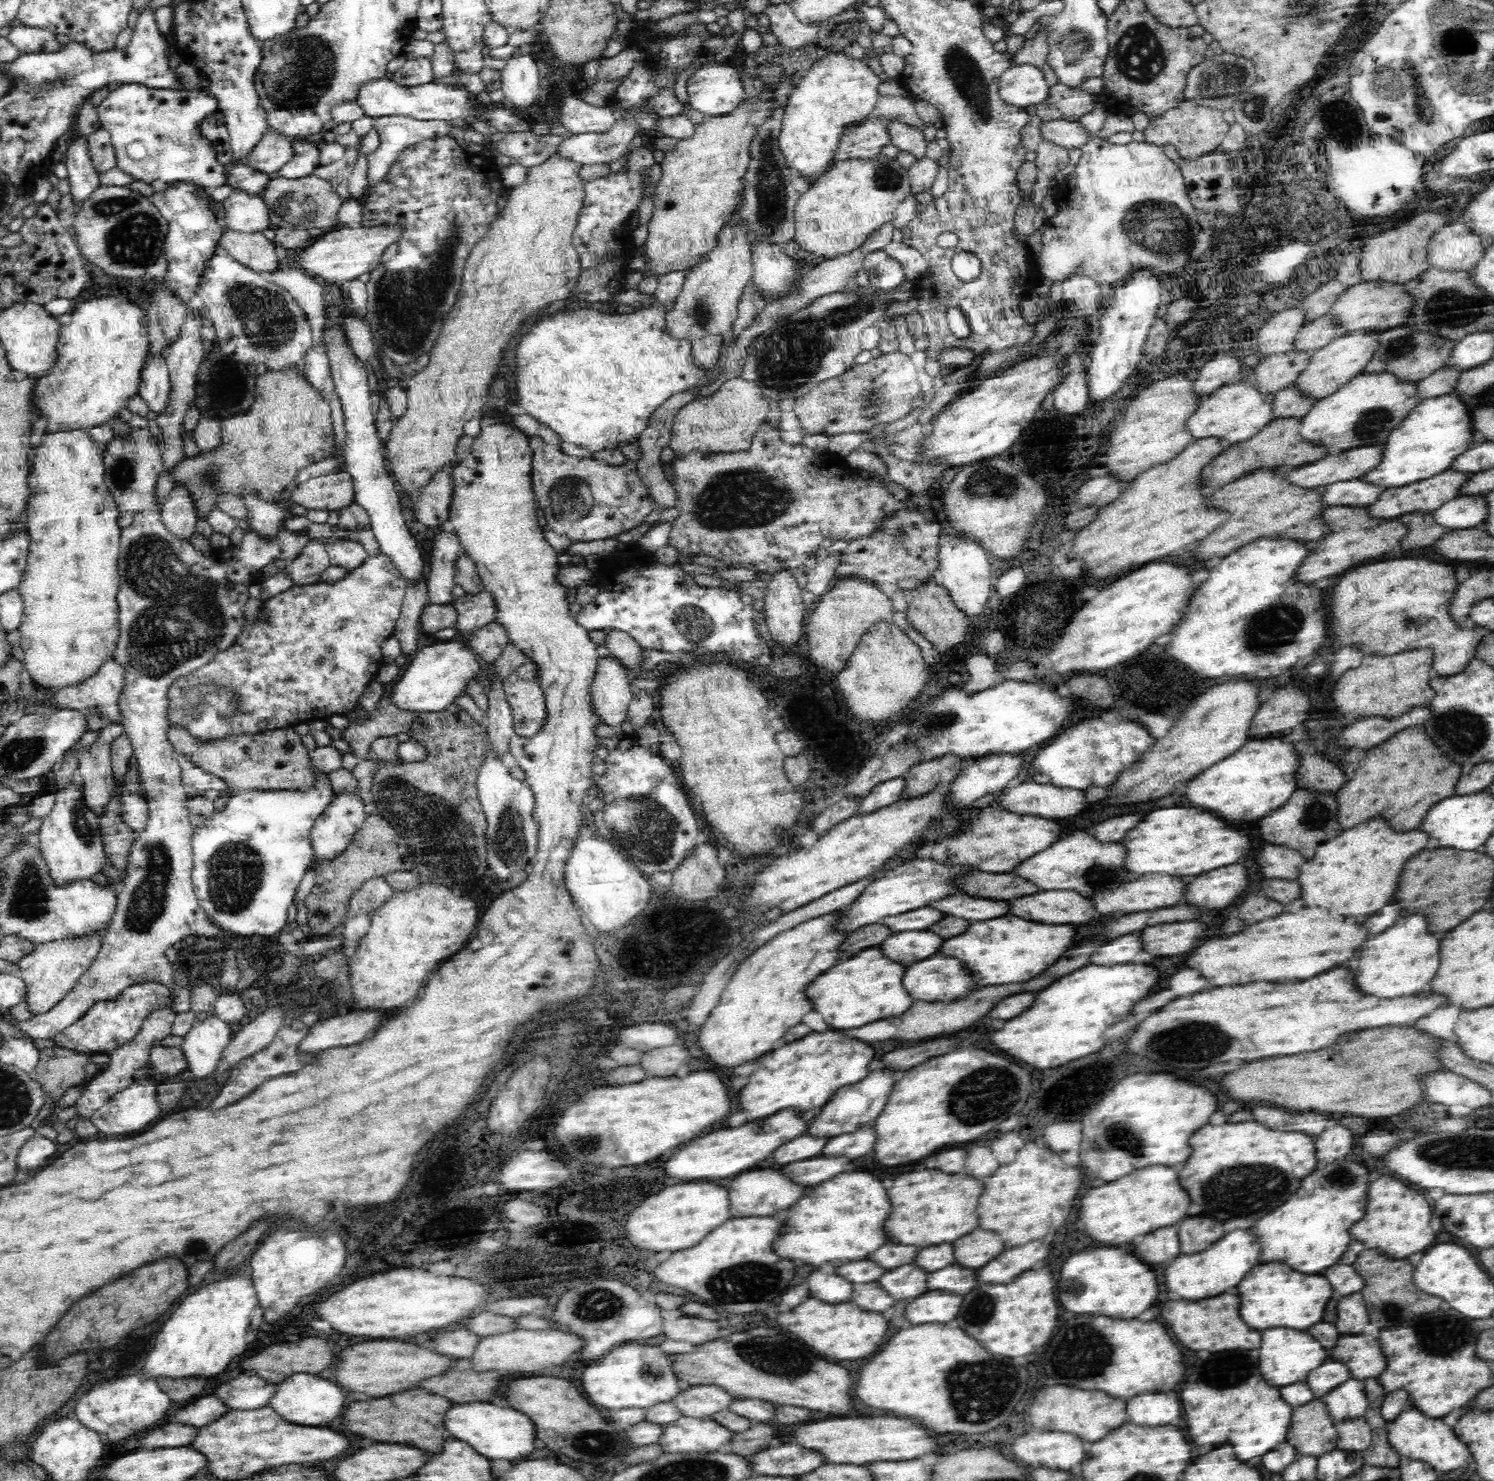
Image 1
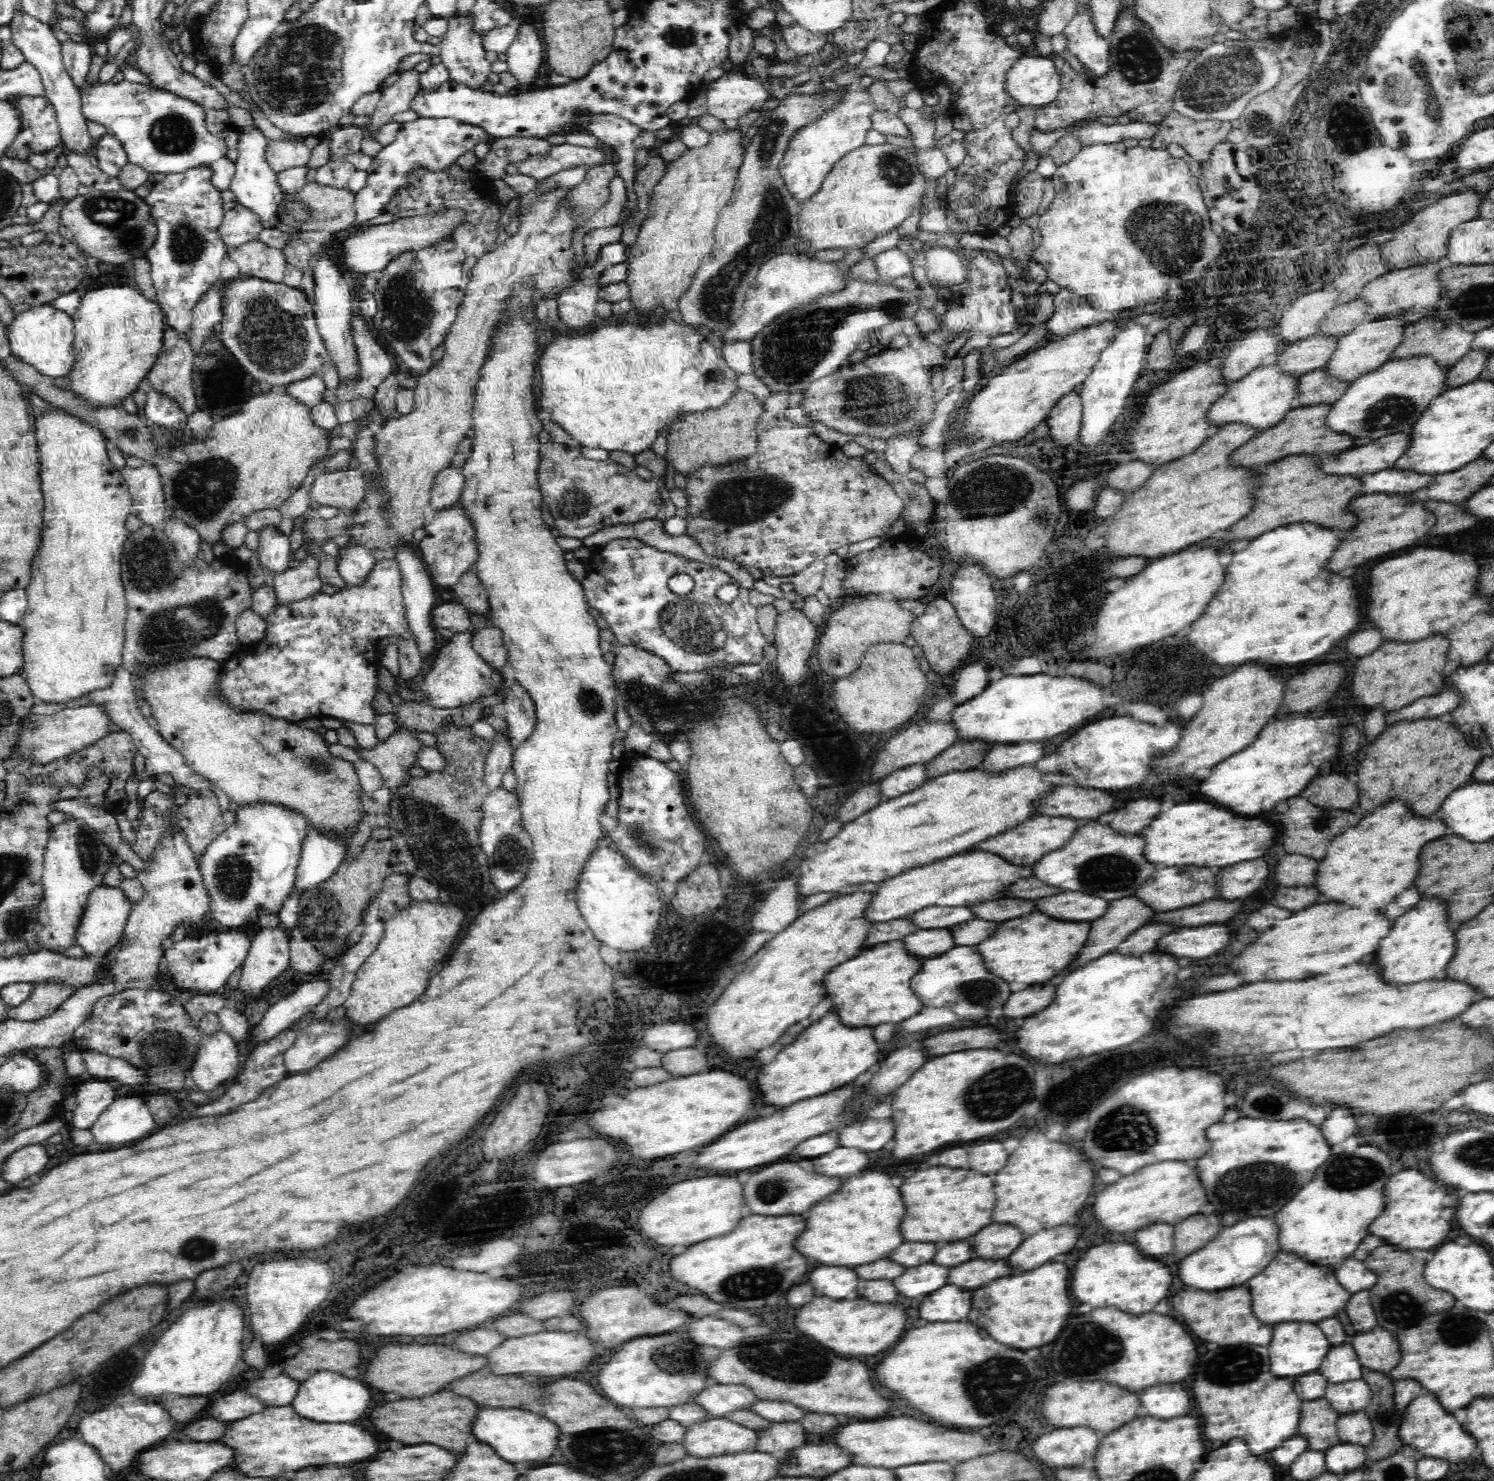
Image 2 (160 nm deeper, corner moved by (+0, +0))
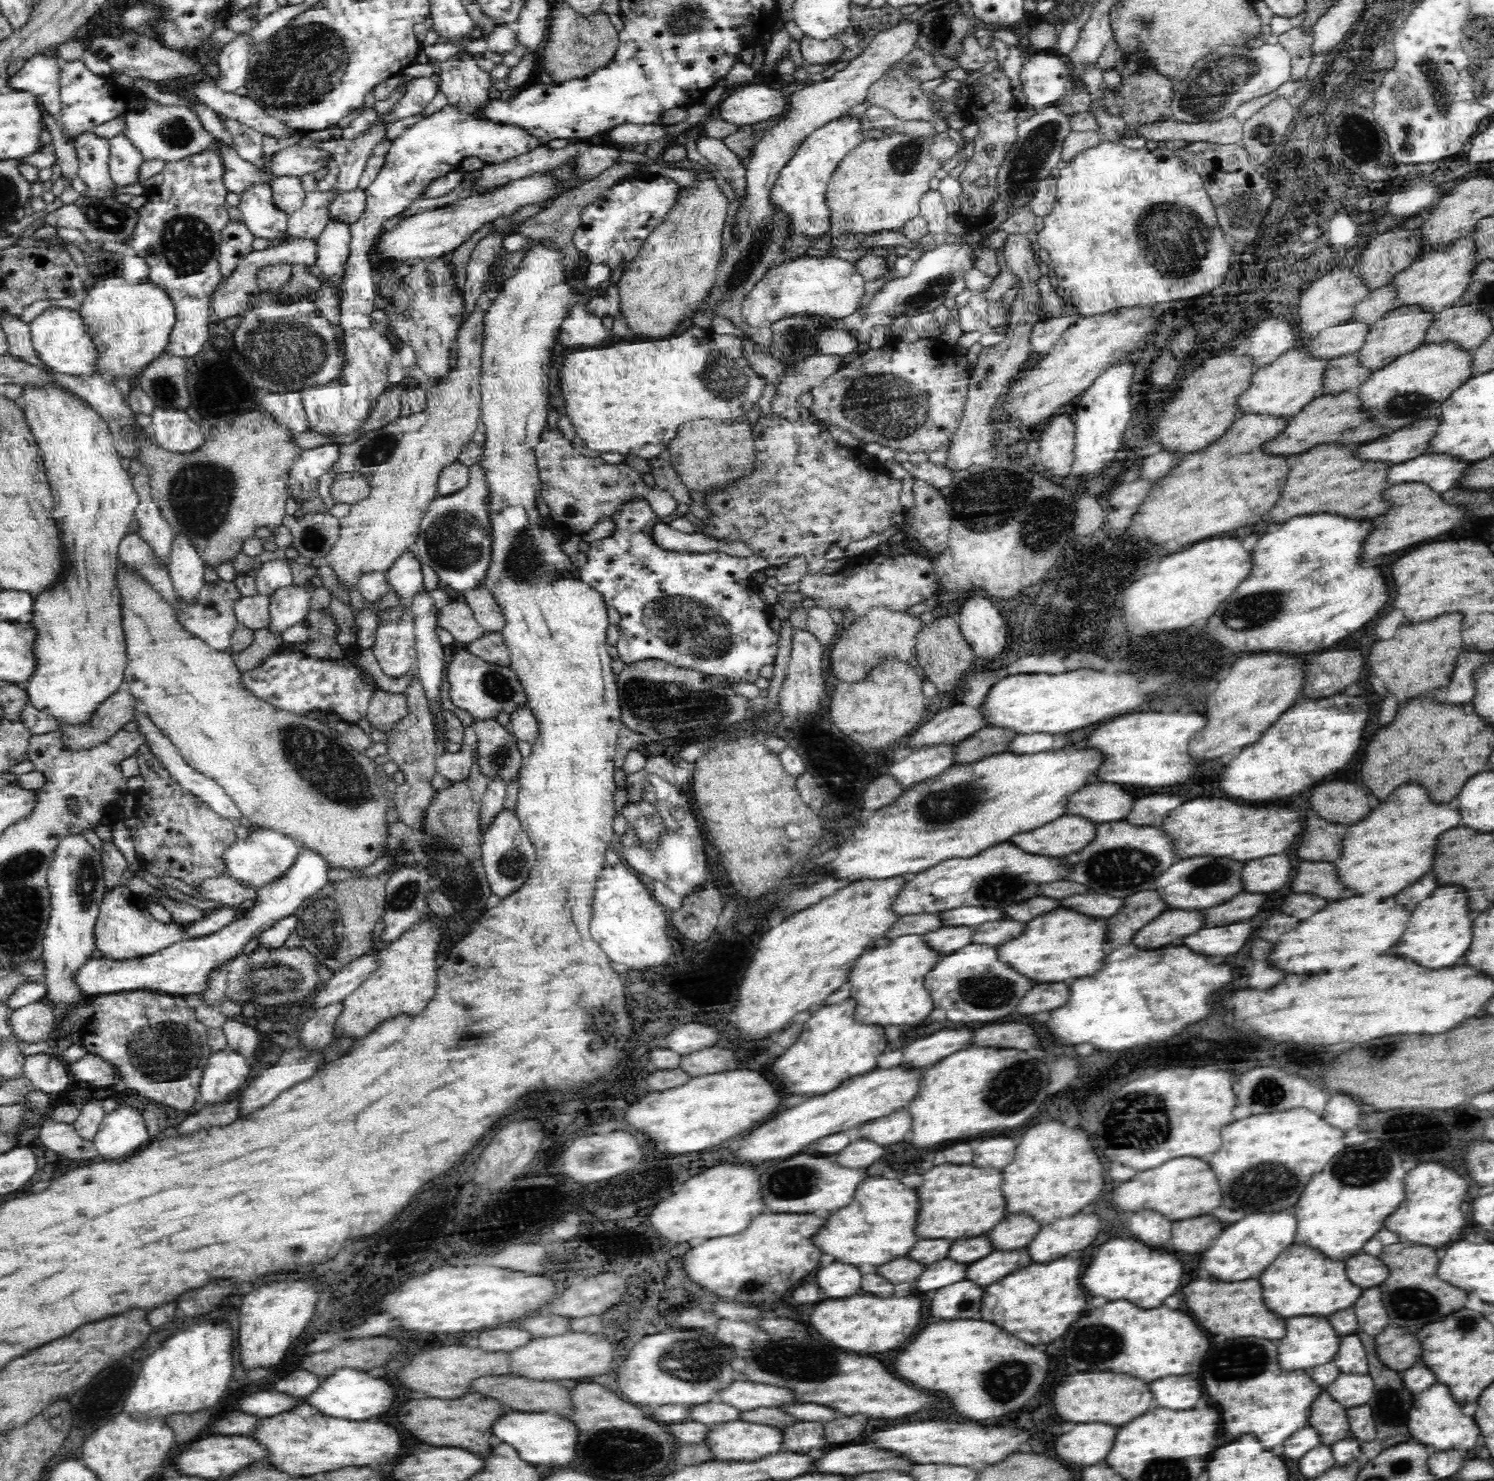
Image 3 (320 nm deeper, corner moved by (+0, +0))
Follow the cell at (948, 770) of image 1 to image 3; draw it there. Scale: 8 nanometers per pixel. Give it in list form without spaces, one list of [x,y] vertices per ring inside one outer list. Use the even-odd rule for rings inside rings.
[[[983,726],[954,748],[954,763],[974,763],[1008,750],[1017,734],[1007,728]]]

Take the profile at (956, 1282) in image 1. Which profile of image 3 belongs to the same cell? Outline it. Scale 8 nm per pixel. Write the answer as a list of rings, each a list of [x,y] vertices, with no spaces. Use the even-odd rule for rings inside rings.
[[[1020,1248],[1018,1252],[992,1252],[986,1258],[970,1264],[966,1278],[974,1280],[978,1286],[990,1286],[1012,1274],[1012,1270],[1020,1270],[1028,1264],[1032,1264],[1032,1258],[1026,1248]]]

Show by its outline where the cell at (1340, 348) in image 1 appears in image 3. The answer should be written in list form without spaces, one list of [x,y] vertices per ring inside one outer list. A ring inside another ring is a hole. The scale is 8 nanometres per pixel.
[[[1396,307],[1388,312],[1381,320],[1368,326],[1366,333],[1363,334],[1362,345],[1353,354],[1354,359],[1358,361],[1358,367],[1370,372],[1378,371],[1403,354],[1416,350],[1422,345],[1423,334],[1434,320],[1434,316],[1436,315],[1424,312],[1419,307]]]

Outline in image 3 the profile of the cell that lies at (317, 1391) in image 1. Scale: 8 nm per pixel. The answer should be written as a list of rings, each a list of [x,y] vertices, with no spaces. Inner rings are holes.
[[[342,1368],[338,1372],[330,1373],[320,1388],[315,1388],[304,1398],[311,1408],[322,1410],[326,1416],[336,1416],[336,1418],[346,1418],[346,1420],[368,1420],[380,1414],[386,1414],[392,1404],[396,1404],[396,1386],[390,1384],[384,1378],[372,1378],[368,1372],[358,1372],[352,1368]]]

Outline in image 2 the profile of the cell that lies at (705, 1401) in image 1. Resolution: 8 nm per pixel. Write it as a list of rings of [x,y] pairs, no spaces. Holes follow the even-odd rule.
[[[718,1384],[718,1386],[708,1386],[706,1390],[702,1390],[694,1402],[698,1404],[698,1408],[702,1406],[703,1414],[714,1417],[725,1417],[728,1412],[734,1410],[750,1409],[752,1404],[756,1404],[756,1396],[750,1396],[750,1392],[746,1392],[746,1388],[742,1386],[730,1386],[730,1384]]]

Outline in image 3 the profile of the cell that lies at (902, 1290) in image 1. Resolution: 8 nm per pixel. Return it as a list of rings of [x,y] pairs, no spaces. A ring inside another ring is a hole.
[[[944,1258],[940,1262],[930,1264],[922,1272],[922,1276],[916,1280],[916,1286],[918,1286],[918,1290],[928,1292],[928,1290],[938,1290],[938,1288],[950,1286],[964,1278],[966,1278],[966,1264],[954,1264],[954,1260]]]

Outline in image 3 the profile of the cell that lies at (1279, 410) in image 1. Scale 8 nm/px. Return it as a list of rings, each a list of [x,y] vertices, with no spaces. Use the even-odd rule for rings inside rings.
[[[1353,354],[1332,359],[1329,368],[1324,372],[1322,394],[1335,395],[1342,391],[1355,390],[1370,374],[1370,371],[1358,367]]]

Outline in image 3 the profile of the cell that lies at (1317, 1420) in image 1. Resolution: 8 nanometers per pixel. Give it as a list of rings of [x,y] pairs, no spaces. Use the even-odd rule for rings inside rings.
[[[1324,1390],[1316,1402],[1312,1404],[1312,1414],[1310,1414],[1310,1426],[1318,1430],[1320,1442],[1332,1446],[1338,1440],[1350,1436],[1347,1422],[1347,1408],[1336,1402],[1332,1395]]]

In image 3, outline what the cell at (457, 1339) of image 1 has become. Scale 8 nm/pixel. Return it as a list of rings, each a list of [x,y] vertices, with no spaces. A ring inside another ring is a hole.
[[[492,1328],[480,1334],[480,1348],[486,1352],[508,1352],[518,1348],[518,1344],[526,1344],[533,1336],[520,1328]]]

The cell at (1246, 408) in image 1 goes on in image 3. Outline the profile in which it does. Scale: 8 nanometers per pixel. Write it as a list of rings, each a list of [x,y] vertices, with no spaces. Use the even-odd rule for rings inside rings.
[[[1294,347],[1270,365],[1252,374],[1249,384],[1239,394],[1235,406],[1241,414],[1272,415],[1274,418],[1288,420],[1300,412],[1311,400],[1322,396],[1324,372],[1329,368],[1329,360],[1315,358],[1306,347]]]

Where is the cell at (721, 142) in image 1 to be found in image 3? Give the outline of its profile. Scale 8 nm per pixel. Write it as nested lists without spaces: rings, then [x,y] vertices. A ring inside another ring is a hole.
[[[702,168],[700,184],[696,188],[684,188],[682,192],[678,190],[674,204],[667,210],[663,220],[651,229],[646,240],[639,245],[638,256],[626,265],[621,280],[616,284],[621,298],[619,314],[624,317],[629,327],[628,334],[642,337],[670,336],[678,330],[678,325],[682,324],[683,320],[692,319],[696,314],[696,308],[706,300],[715,284],[715,273],[724,242],[724,222],[728,222],[726,208],[728,202],[710,170]]]

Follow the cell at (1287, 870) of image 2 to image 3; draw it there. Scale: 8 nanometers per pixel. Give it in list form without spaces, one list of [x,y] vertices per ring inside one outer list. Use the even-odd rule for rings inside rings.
[[[1300,862],[1292,878],[1292,890],[1298,894],[1316,894],[1324,900],[1336,900],[1342,888],[1334,884],[1334,864],[1332,862]]]

